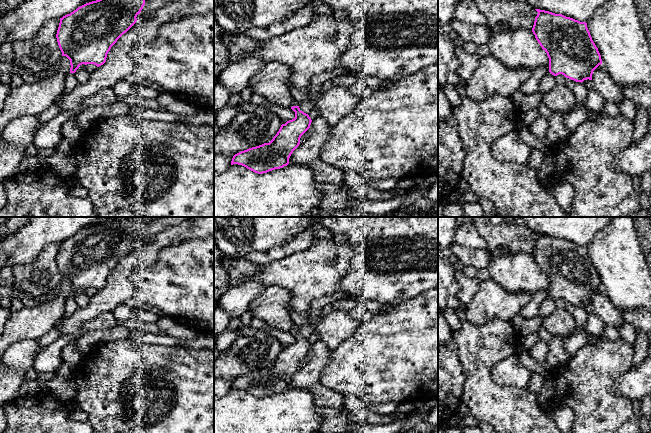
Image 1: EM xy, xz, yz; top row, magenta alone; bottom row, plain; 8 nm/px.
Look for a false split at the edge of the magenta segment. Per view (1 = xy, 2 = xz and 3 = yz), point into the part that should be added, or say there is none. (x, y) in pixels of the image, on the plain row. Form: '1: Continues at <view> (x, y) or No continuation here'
1: No continuation here
2: No continuation here
3: No continuation here

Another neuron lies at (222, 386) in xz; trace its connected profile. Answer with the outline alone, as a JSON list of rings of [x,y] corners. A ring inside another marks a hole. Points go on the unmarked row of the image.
[[[214,377],[214,395],[218,397],[225,396],[231,390],[233,380],[233,378]]]

